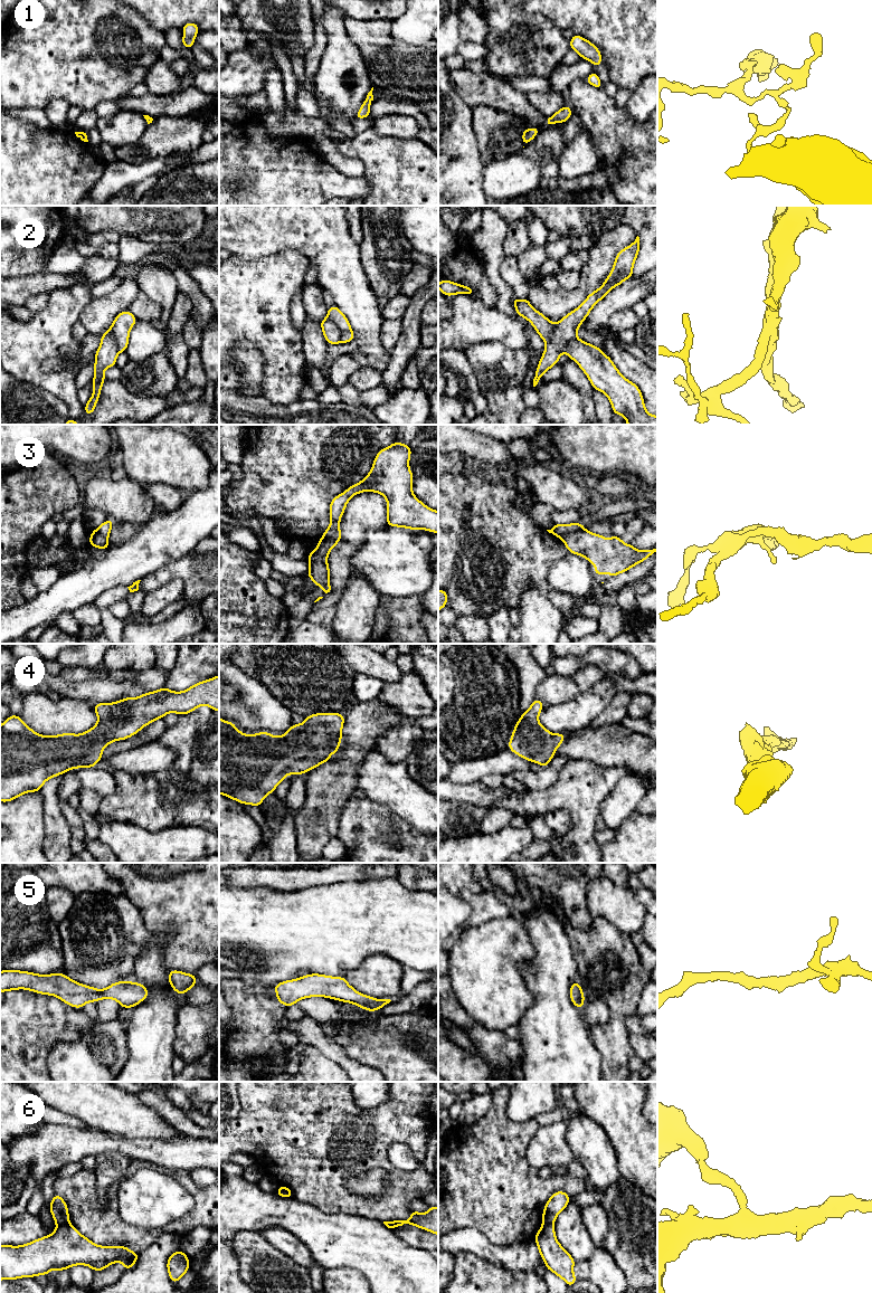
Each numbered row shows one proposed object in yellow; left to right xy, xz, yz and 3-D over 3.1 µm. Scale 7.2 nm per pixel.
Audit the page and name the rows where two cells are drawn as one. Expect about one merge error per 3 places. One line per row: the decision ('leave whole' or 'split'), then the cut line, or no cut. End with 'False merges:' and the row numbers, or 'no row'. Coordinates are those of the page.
1: leave whole; no cut
2: split; cut in xz along (328, 316), (340, 332), (340, 342)
3: split; cut in yz along (583, 528), (561, 538)
4: leave whole; no cut
5: leave whole; no cut
6: split; cut in xy along (68, 1223), (57, 1226)
False merges: 2, 3, 6

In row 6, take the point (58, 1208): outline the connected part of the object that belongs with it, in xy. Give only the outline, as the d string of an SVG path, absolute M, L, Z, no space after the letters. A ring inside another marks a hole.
M54 1195L49 1209L57 1226L69 1224L68 1207L59 1195Z

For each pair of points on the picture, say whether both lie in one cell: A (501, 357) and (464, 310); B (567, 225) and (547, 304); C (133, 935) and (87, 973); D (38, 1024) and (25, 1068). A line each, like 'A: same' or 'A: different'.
A: different
B: different
C: same
D: same

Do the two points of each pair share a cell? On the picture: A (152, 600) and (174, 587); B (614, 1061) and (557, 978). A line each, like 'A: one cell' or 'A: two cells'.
A: one cell
B: two cells

